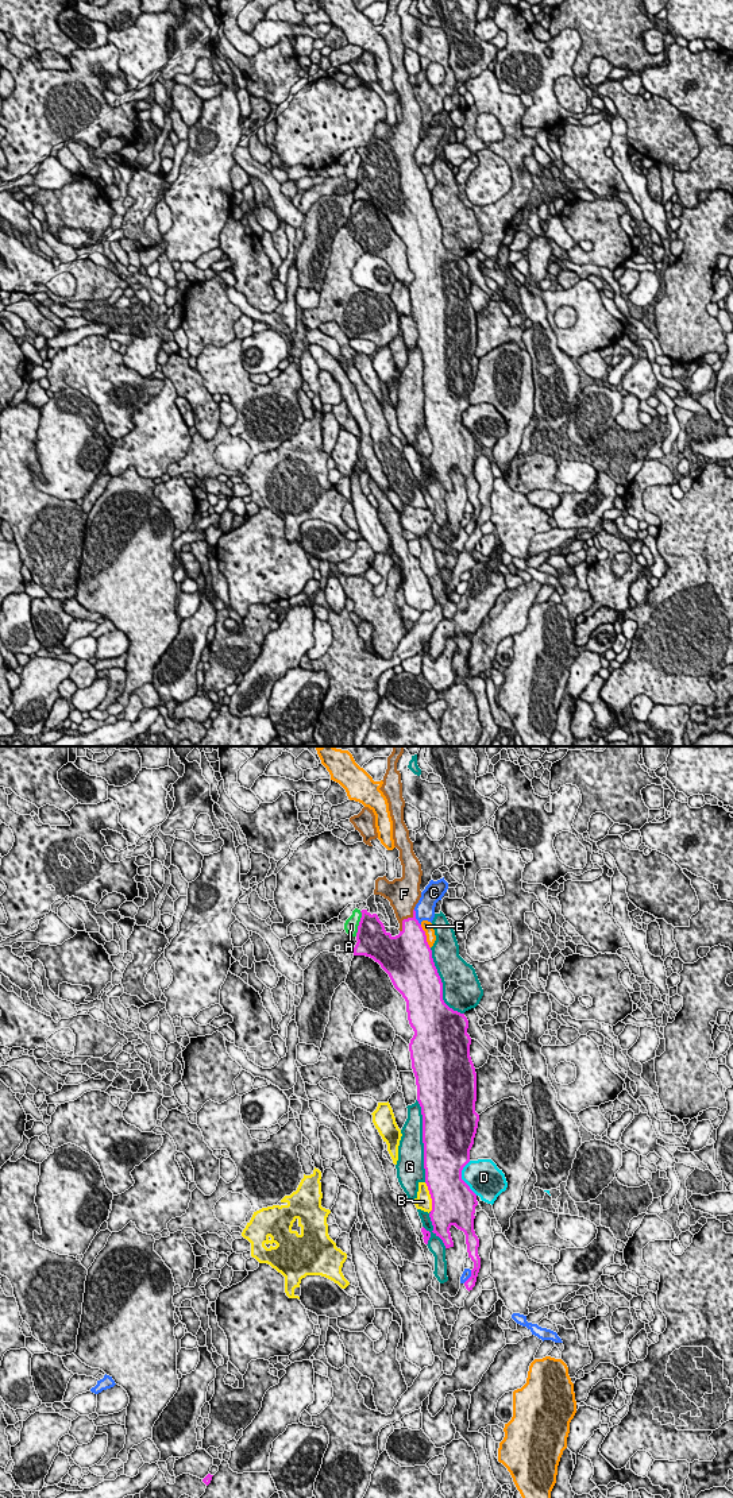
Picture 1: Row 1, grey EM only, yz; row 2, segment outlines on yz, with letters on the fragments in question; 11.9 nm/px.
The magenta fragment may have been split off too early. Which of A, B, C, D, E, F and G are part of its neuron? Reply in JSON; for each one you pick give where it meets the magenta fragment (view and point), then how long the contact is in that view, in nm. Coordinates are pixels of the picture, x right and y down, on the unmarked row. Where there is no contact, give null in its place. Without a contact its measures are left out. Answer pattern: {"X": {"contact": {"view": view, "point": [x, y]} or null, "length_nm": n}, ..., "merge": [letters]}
{"F": {"contact": {"view": "yz", "point": [405, 163]}, "length_nm": 340}, "merge": ["F"]}

